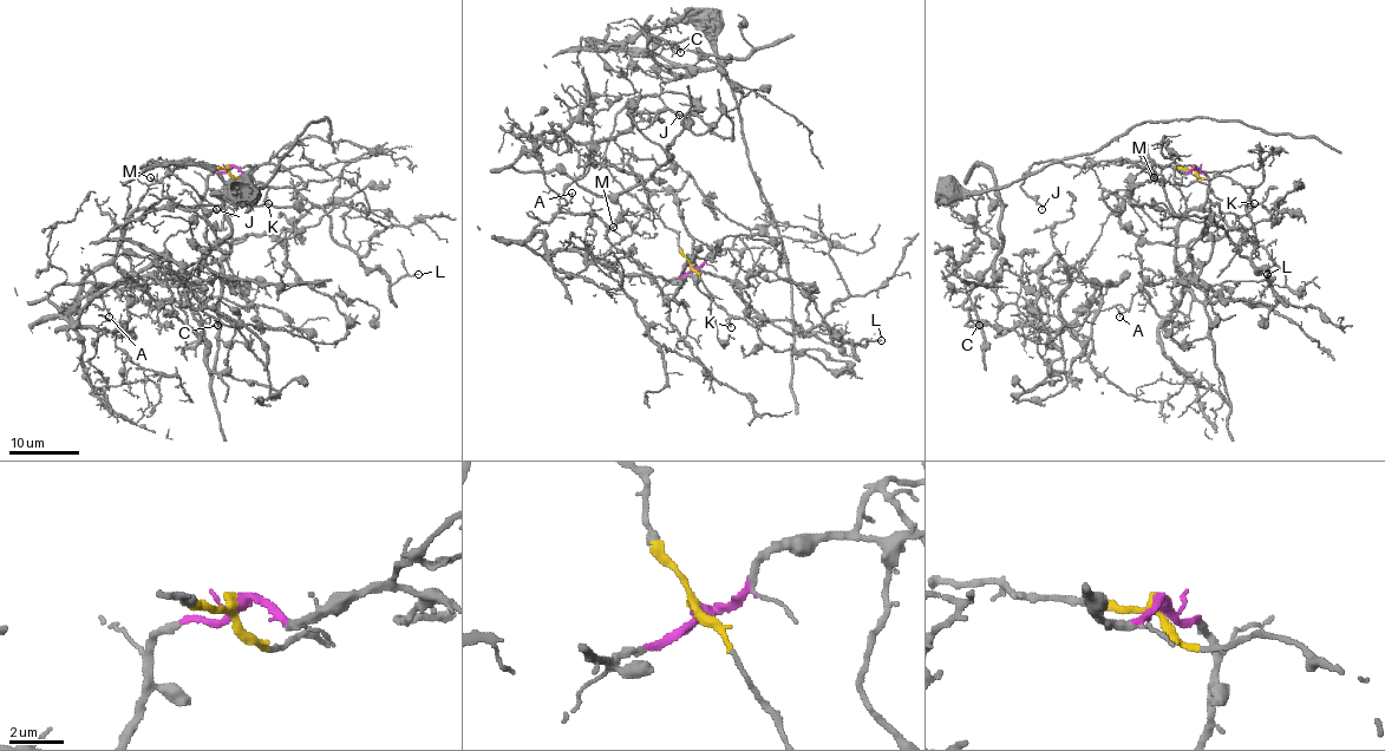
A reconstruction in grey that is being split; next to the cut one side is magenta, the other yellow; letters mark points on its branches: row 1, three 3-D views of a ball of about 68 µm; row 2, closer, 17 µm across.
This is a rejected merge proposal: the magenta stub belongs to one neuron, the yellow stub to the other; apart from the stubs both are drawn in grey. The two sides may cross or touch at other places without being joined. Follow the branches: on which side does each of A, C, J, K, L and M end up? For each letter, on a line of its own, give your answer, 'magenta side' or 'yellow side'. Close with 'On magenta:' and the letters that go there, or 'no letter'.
A: magenta side
C: magenta side
J: yellow side
K: yellow side
L: yellow side
M: magenta side
On magenta: A, C, M

